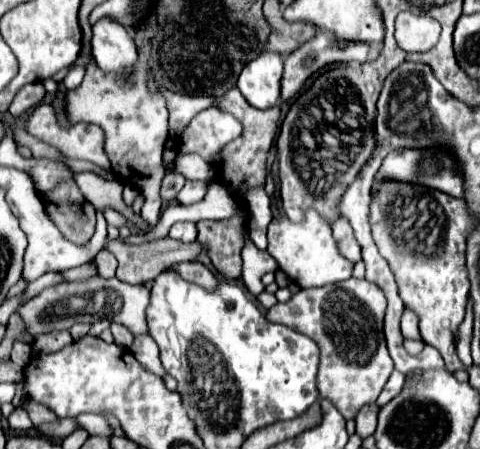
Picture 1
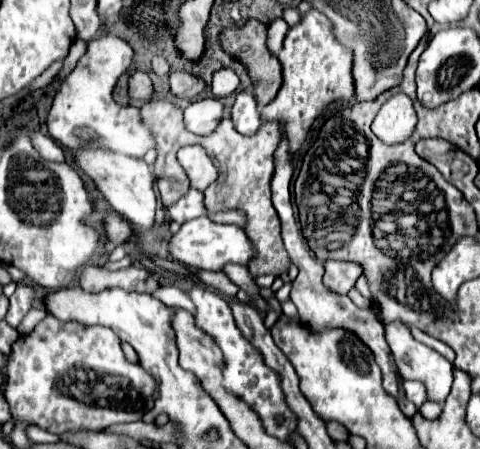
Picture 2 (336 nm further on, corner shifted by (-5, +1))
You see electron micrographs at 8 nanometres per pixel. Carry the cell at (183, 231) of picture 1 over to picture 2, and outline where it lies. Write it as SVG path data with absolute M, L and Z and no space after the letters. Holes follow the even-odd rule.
M201 216L195 220L185 222L177 234L169 240L169 254L171 260L185 264L195 270L211 270L221 272L227 264L241 264L247 266L249 260L253 260L253 244L249 244L249 236L245 236L245 230L235 224L215 224L209 218Z

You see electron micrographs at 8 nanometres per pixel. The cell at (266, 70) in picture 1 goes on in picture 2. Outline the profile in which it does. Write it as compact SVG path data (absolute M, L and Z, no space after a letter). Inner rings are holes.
M243 90L237 94L237 100L231 108L231 120L233 120L233 126L237 128L237 132L241 132L243 136L251 136L259 130L261 114L259 114L257 100L251 92Z

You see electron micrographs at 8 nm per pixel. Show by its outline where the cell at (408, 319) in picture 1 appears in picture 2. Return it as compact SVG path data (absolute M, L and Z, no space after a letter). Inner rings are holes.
M389 322L385 324L385 340L391 348L391 356L395 360L395 366L397 366L397 372L403 380L419 380L427 386L427 392L429 392L429 400L433 402L443 402L447 396L449 396L449 390L451 390L451 384L453 384L453 364L447 362L439 352L431 350L429 346L417 342L413 336L411 336L411 330L407 324L403 322Z

